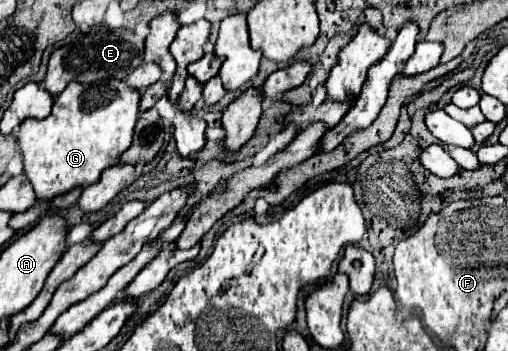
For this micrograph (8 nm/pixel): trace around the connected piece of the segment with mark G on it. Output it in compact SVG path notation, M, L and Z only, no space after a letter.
M107 80L99 84L83 86L79 82L71 82L59 98L53 102L53 112L43 120L27 118L19 132L17 132L17 144L23 156L23 172L27 180L31 182L37 200L53 200L55 196L67 194L69 190L77 186L89 186L99 182L101 172L107 166L115 166L119 162L119 156L131 146L133 140L133 128L139 116L139 92L129 88L121 80Z

